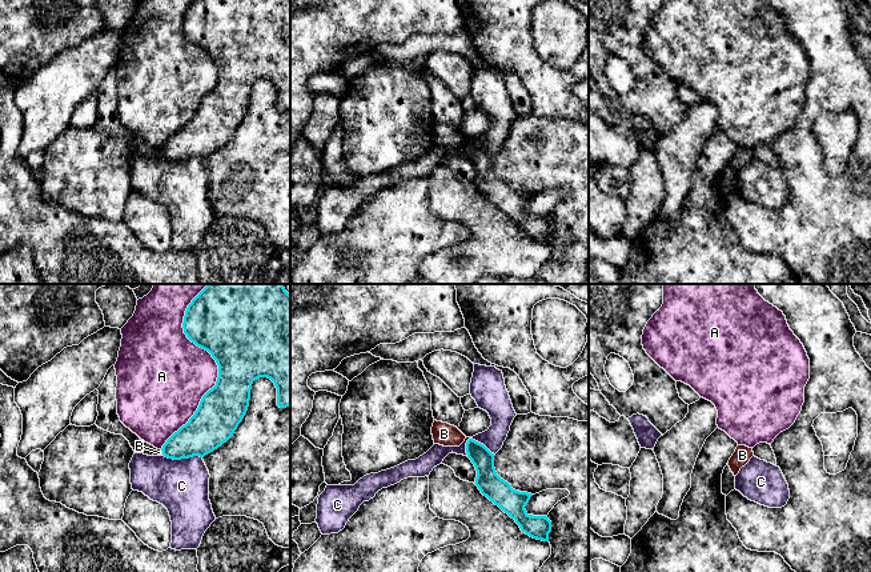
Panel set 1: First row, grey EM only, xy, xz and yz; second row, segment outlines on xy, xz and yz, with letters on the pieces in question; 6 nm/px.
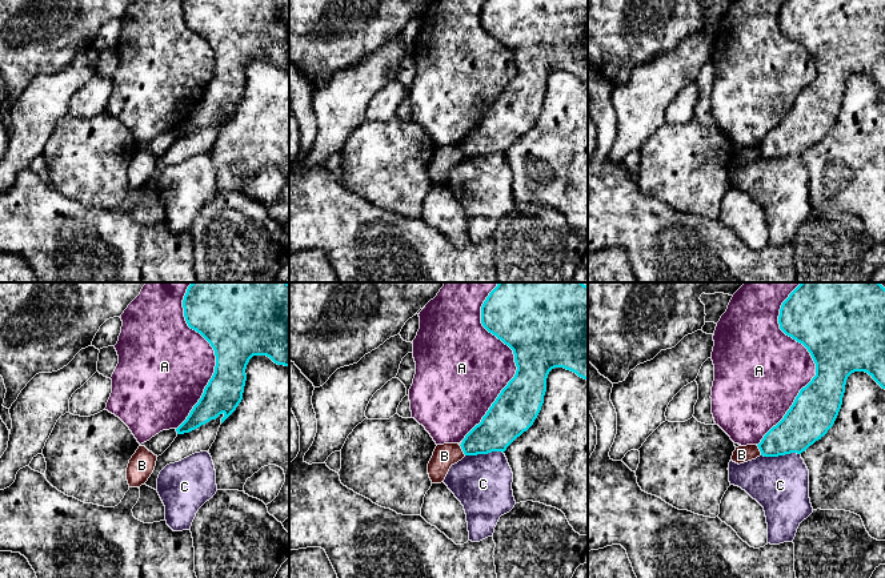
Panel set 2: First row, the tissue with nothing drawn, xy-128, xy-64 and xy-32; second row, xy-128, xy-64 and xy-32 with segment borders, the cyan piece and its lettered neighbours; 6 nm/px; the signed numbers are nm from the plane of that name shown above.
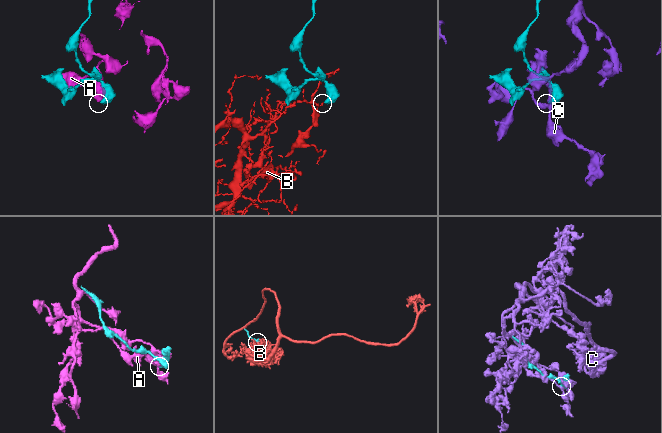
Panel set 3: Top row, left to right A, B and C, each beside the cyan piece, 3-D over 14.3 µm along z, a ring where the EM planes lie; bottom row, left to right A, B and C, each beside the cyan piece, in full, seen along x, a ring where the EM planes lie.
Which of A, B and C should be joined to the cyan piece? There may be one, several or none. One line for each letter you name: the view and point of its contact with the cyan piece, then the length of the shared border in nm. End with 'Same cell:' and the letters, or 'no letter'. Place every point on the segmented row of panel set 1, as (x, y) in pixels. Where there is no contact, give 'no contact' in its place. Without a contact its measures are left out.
Same cell: no letter

